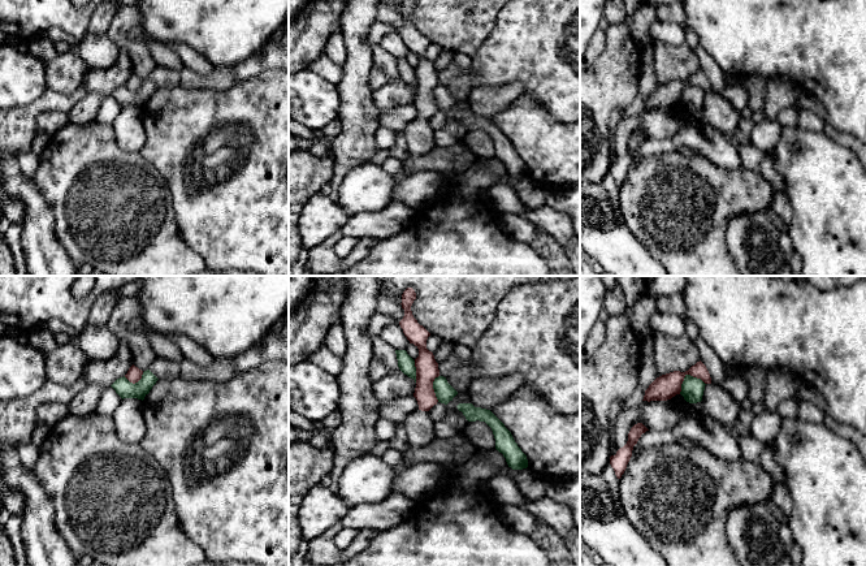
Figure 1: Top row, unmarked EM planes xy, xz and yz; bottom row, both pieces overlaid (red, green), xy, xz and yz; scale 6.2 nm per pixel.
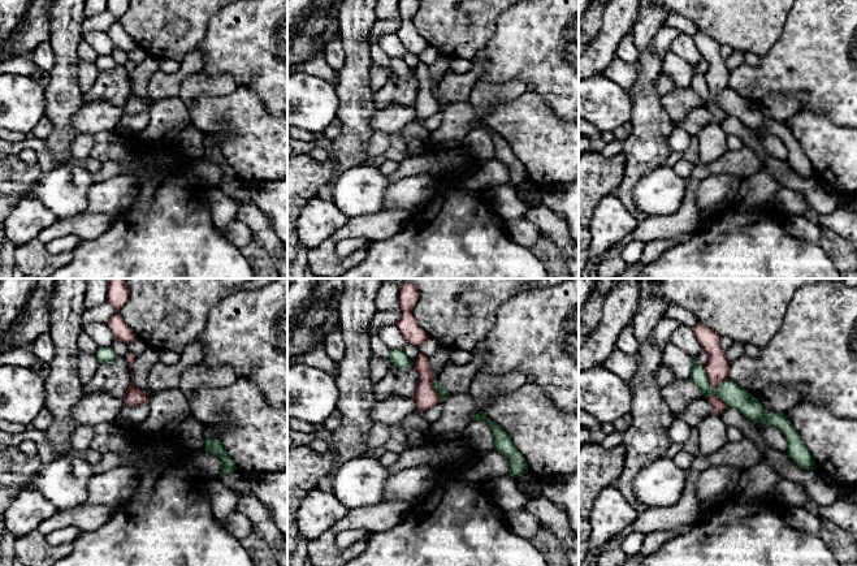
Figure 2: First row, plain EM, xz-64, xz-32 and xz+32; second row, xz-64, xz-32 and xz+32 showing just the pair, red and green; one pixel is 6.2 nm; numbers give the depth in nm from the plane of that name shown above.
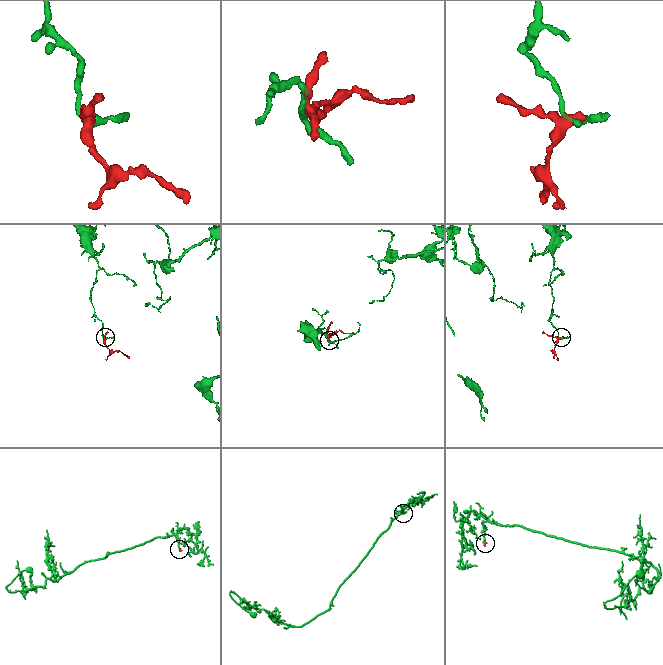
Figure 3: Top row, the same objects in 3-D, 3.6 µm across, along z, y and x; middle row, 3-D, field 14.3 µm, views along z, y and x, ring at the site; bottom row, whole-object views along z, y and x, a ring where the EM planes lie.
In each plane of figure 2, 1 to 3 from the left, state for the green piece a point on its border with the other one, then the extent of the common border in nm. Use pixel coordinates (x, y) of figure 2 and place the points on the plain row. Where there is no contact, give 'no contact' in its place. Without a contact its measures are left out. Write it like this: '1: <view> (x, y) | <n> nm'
1: no contact
2: xz-32 (437, 103) | 100 nm
3: xz+32 (710, 91) | 180 nm

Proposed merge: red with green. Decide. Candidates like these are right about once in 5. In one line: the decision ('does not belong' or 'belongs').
does not belong

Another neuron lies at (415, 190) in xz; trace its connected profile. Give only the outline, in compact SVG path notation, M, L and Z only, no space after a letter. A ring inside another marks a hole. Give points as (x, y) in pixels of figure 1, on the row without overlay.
M413 172L397 180L391 202L399 200L411 209L421 211L442 195L450 185L450 177L440 172Z

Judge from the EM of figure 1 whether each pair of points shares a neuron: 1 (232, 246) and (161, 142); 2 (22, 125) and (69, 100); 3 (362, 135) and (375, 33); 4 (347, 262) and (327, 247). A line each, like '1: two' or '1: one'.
1: one
2: one
3: two
4: one

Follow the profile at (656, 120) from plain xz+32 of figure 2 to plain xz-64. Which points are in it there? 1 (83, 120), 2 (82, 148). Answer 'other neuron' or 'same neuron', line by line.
1: other neuron
2: other neuron

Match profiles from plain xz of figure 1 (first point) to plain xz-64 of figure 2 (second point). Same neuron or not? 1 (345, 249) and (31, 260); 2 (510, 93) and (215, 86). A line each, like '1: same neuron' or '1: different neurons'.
1: different neurons
2: same neuron

